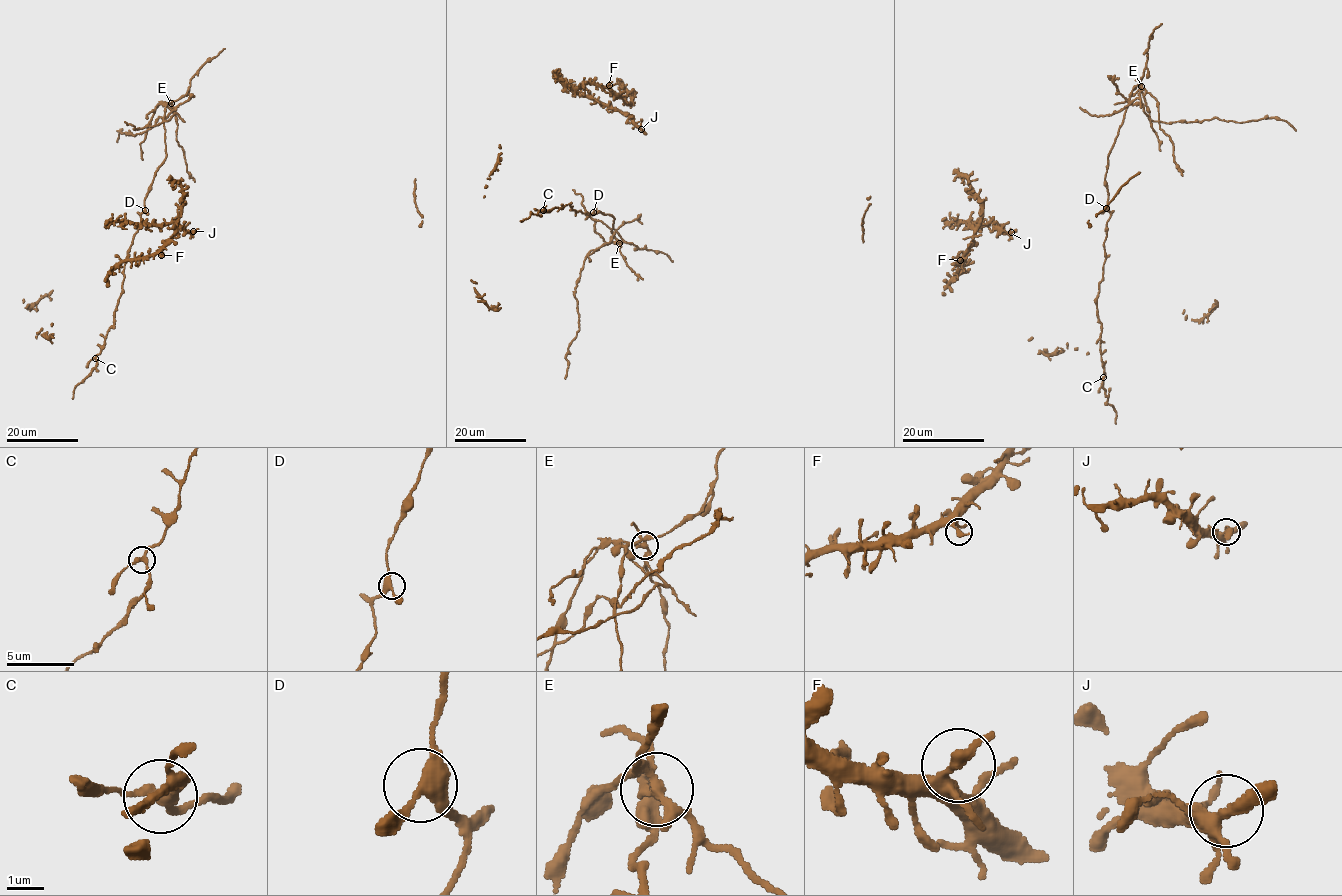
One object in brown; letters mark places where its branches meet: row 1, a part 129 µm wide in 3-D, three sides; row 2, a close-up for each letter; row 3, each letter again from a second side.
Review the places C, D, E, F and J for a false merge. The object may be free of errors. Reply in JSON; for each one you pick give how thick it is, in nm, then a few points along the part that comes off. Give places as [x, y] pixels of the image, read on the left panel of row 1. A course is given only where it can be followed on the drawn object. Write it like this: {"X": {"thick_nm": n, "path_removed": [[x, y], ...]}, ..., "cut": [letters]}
{"E": {"thick_nm": 280, "path_removed": [[171, 103], [160, 104], [145, 131], [136, 135], [126, 134], [129, 131], [131, 135], [118, 131], [117, 142]]}, "cut": ["E"]}

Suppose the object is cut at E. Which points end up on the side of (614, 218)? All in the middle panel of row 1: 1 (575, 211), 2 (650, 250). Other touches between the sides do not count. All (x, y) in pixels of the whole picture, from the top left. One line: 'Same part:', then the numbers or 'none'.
Same part: 1, 2

